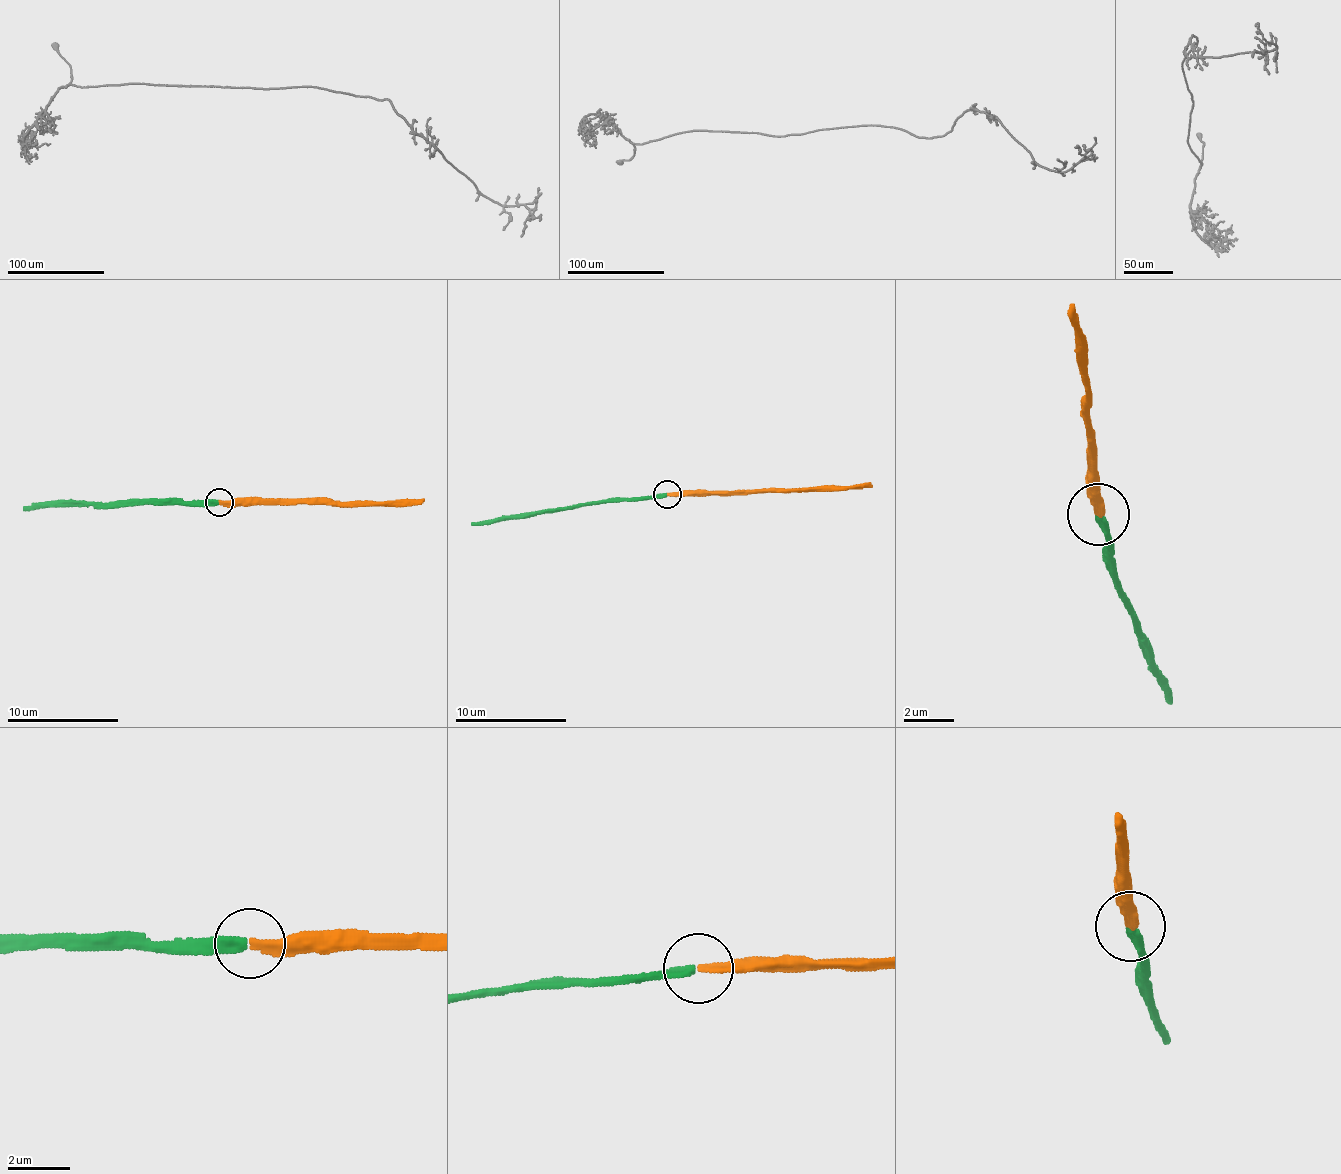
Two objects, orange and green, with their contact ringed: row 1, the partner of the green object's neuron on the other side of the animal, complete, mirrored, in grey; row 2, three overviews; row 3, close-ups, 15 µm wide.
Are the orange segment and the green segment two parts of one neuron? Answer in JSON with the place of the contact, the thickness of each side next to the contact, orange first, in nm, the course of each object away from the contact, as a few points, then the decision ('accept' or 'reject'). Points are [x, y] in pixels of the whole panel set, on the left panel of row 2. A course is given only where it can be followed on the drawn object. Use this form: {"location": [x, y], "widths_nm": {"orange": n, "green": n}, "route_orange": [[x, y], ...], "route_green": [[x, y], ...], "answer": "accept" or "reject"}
{"location": [219, 502], "widths_nm": {"orange": 280, "green": 300}, "route_orange": [[220, 502], [376, 501], [423, 498]], "route_green": [[217, 502], [145, 502], [23, 510]], "answer": "accept"}

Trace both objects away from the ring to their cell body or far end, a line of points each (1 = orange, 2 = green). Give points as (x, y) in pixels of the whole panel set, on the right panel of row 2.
1: (1099, 512), (1085, 353), (1069, 303)
2: (1100, 515), (1112, 585), (1173, 703)

